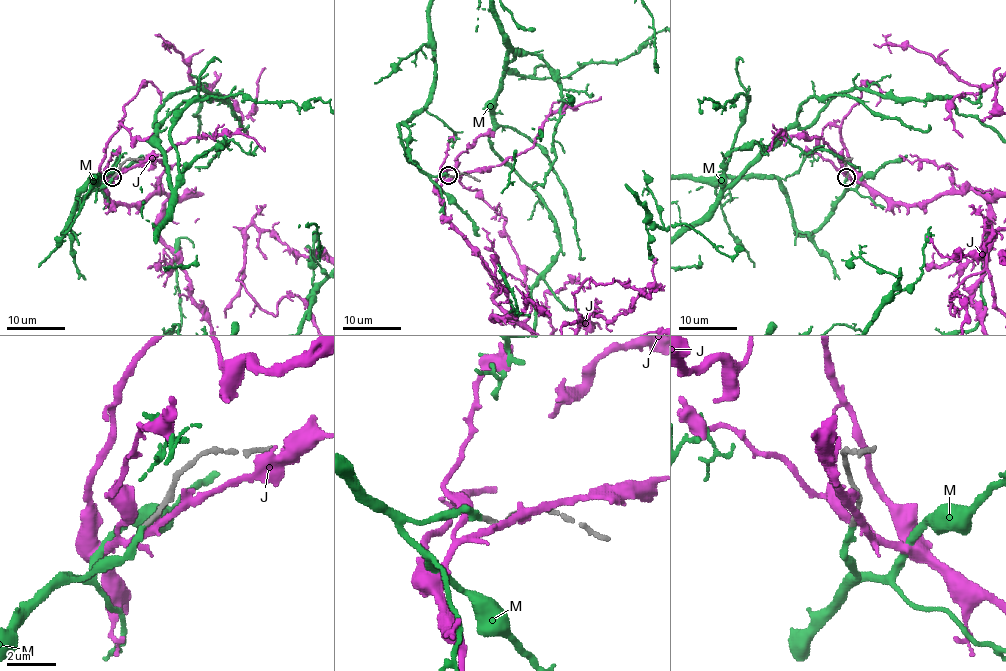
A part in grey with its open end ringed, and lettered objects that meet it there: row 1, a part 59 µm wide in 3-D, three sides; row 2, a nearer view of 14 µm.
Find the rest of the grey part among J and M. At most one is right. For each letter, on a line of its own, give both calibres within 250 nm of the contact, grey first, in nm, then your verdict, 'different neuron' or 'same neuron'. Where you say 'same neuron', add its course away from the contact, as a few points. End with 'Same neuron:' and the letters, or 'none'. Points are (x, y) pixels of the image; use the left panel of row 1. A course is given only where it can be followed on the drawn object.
J: calibres 280 and 240 nm; different neuron
M: calibres 220 and 260 nm; same neuron
Same neuron: M

